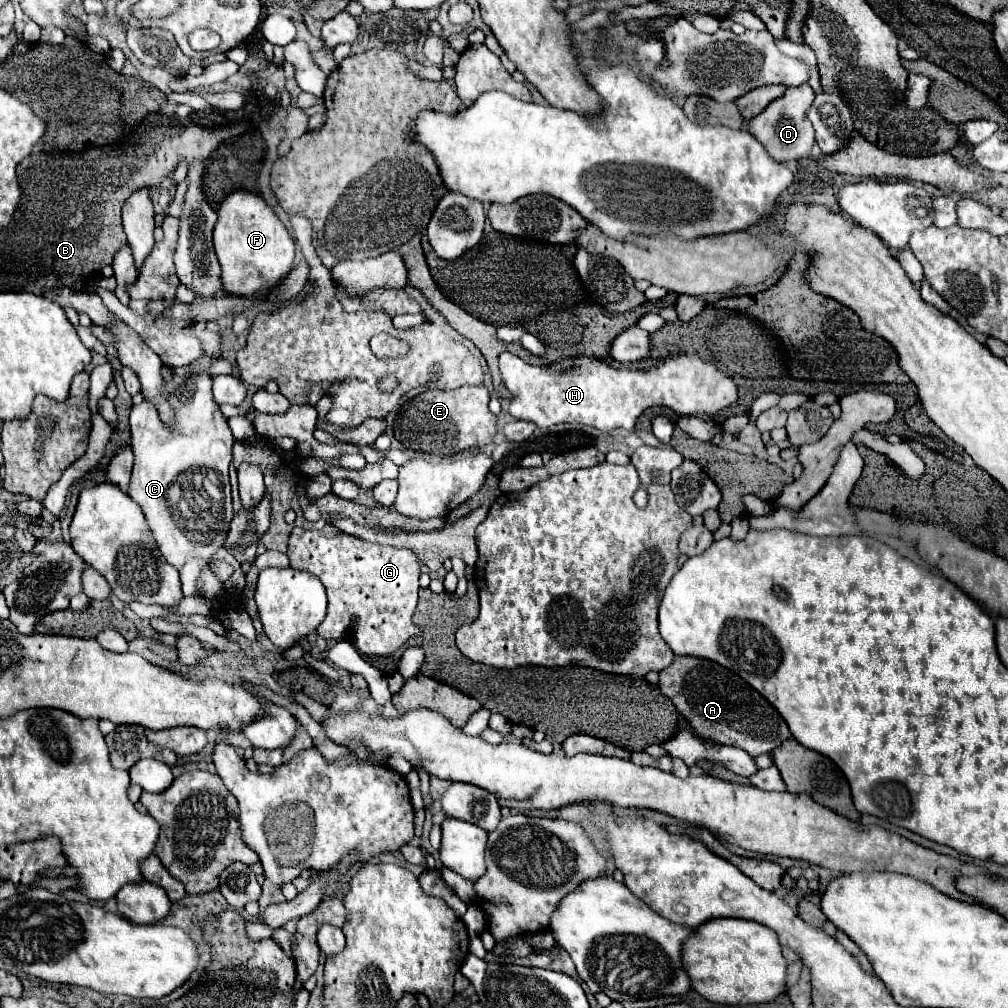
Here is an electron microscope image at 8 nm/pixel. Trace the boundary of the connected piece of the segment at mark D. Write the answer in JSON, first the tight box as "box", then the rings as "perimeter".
{"box":[748,85,814,163],"perimeter":[[[810,85],[790,87],[784,97],[772,101],[760,115],[756,115],[752,121],[748,121],[748,131],[764,145],[768,155],[778,163],[790,163],[808,159],[810,151],[814,147],[814,129],[808,121],[806,113],[814,101],[814,91]]]}

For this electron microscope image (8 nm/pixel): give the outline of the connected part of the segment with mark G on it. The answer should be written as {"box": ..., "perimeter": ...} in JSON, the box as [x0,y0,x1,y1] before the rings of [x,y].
{"box":[286,525,422,655],"perimeter":[[[326,525],[320,531],[296,527],[286,555],[290,567],[314,573],[326,587],[328,613],[316,629],[320,637],[348,639],[364,655],[392,655],[422,633],[412,619],[420,591],[420,563],[412,551],[370,543]]]}

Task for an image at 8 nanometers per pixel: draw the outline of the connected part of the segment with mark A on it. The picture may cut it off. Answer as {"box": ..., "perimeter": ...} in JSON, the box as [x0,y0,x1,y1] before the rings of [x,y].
{"box":[660,655,792,757],"perimeter":[[[678,655],[672,665],[660,671],[660,691],[672,699],[676,709],[686,717],[698,737],[716,745],[740,747],[752,757],[772,753],[792,733],[780,713],[754,687],[740,679],[734,671],[700,657]]]}

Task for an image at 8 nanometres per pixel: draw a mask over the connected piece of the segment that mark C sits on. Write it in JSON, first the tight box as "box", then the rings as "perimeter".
{"box":[128,355,234,595],"perimeter":[[[204,355],[192,365],[176,367],[174,381],[166,383],[170,403],[176,409],[176,429],[168,429],[160,421],[150,401],[134,405],[130,413],[134,471],[128,495],[142,507],[164,559],[178,569],[184,595],[198,595],[196,579],[222,547],[234,515],[228,481],[234,437],[228,419],[212,399],[208,375],[212,361],[210,355]]]}

